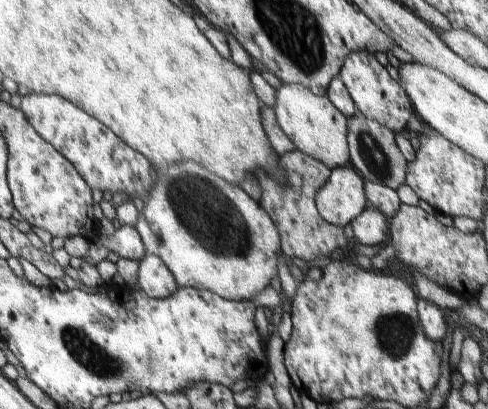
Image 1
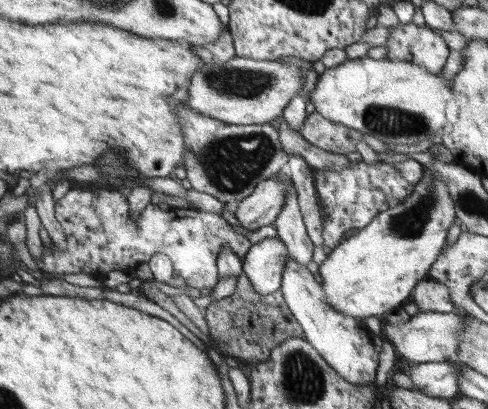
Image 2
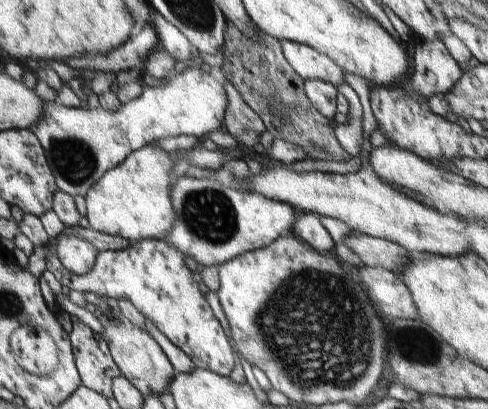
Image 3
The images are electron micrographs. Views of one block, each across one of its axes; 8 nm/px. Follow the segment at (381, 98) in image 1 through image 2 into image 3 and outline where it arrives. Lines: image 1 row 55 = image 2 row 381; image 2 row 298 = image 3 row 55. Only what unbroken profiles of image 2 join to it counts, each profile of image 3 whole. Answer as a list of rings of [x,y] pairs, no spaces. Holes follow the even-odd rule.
[[[281,40],[279,44],[283,48],[285,60],[291,64],[291,68],[303,80],[323,80],[327,84],[333,84],[335,88],[341,86],[341,84],[345,84],[345,80],[343,80],[345,70],[337,62],[333,62],[331,58],[327,58],[325,54],[317,52],[311,46],[297,44],[297,42]]]

